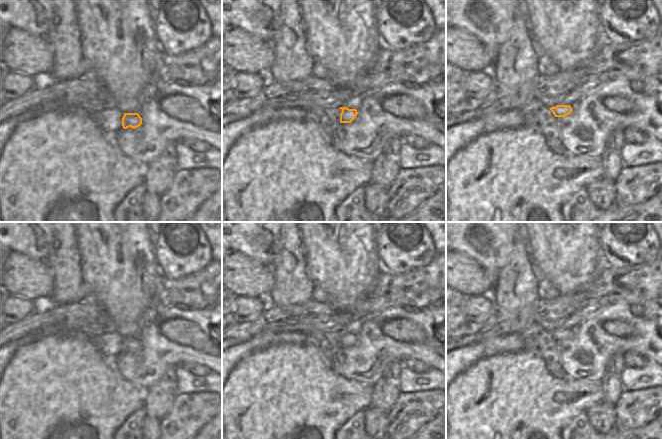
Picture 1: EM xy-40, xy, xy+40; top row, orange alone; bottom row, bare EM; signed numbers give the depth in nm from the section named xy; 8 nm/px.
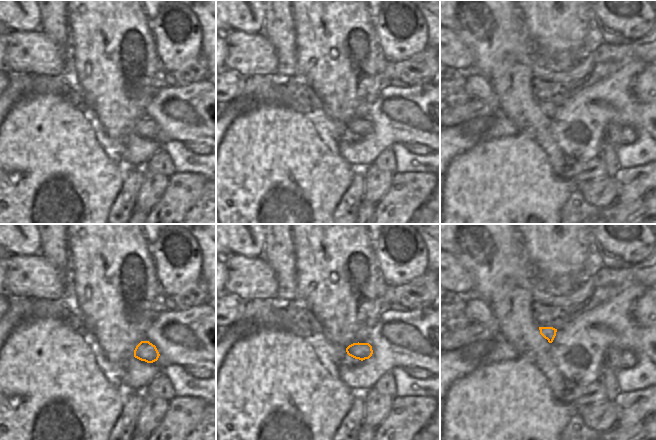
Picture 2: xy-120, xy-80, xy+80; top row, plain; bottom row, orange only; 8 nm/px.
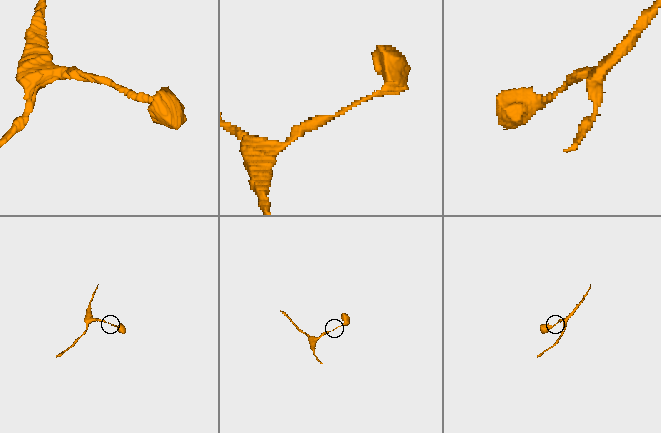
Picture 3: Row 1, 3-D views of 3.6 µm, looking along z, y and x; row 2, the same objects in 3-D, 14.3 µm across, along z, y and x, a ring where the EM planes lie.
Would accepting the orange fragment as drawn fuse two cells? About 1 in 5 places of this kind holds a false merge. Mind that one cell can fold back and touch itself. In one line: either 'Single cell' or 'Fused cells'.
Single cell.

